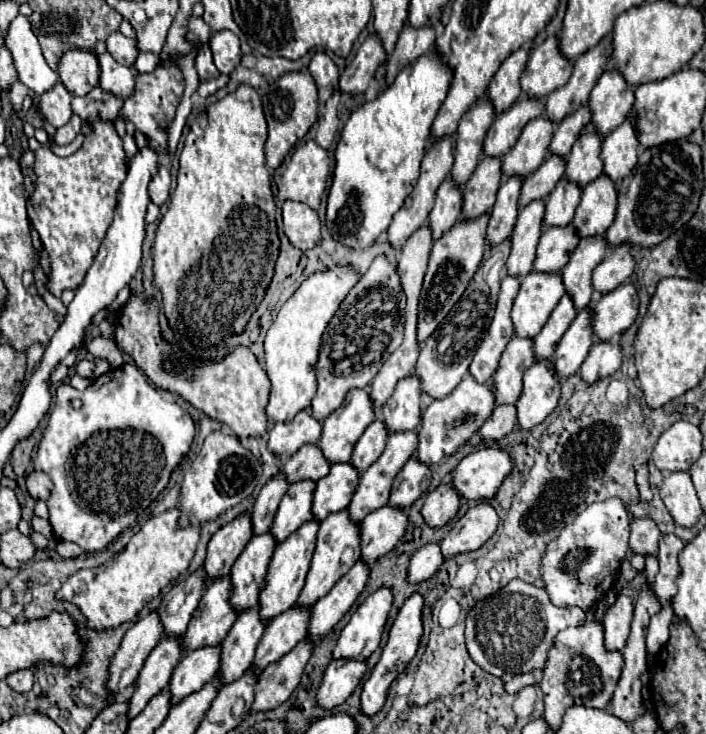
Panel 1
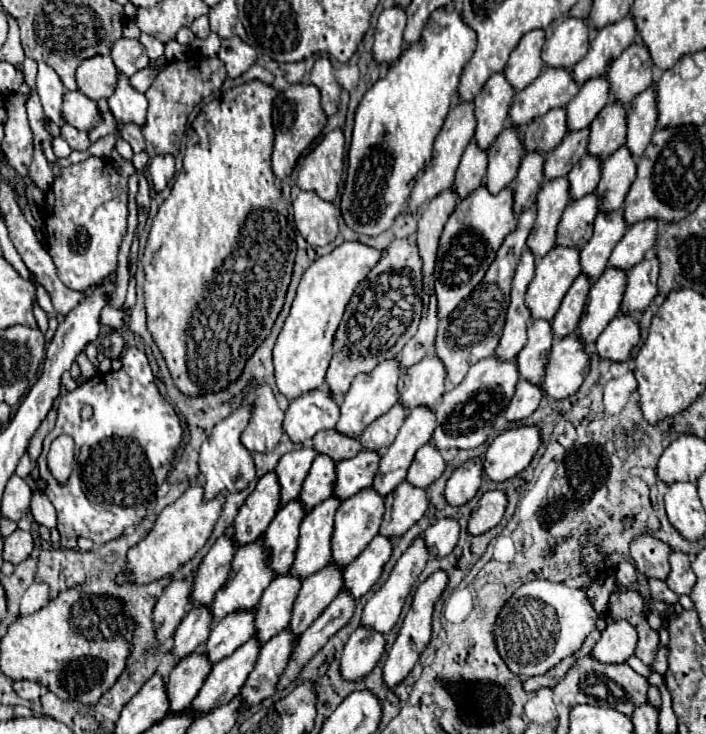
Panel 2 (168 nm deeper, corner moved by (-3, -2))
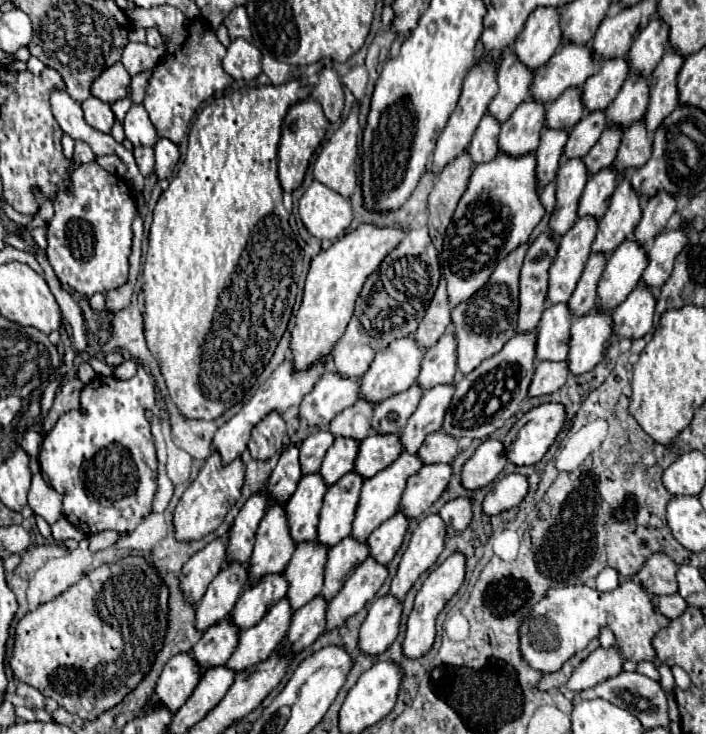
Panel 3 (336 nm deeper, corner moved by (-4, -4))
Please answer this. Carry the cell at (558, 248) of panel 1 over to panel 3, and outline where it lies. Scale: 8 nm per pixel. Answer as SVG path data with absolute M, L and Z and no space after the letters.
M612 167L592 175L578 201L578 219L582 217L600 219L610 205L610 195L614 193L616 185L618 185L618 177L614 175Z

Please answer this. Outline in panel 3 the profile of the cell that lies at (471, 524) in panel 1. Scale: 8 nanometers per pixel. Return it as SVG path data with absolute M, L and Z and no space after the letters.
M510 473L504 479L500 479L498 483L494 483L492 489L486 493L486 497L482 501L482 511L484 511L484 515L494 517L506 509L520 505L520 501L526 497L526 493L528 493L526 477L518 475L518 473Z

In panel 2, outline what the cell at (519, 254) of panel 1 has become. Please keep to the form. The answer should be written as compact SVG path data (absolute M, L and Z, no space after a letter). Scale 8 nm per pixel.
M557 177L543 181L537 195L537 221L527 239L527 247L543 257L555 247L555 233L561 221L561 213L569 203L569 181L567 177Z

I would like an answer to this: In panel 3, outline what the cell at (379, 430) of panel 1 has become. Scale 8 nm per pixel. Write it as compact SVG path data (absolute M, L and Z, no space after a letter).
M412 385L402 395L394 395L394 399L386 399L374 407L372 417L372 431L380 435L398 435L402 427L406 427L406 421L416 411L422 397L422 389L418 385Z

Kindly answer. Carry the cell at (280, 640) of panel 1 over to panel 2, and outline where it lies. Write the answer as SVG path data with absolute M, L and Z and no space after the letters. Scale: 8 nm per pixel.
M329 563L325 565L325 569L313 573L313 577L307 577L293 607L293 617L289 623L291 631L295 635L303 633L339 595L341 587L343 587L343 567L339 567L337 563Z

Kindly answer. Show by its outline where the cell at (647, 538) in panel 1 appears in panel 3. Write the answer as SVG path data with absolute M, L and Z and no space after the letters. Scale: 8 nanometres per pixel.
M654 553L638 571L638 579L652 595L672 595L678 591L676 569L678 565L666 553Z

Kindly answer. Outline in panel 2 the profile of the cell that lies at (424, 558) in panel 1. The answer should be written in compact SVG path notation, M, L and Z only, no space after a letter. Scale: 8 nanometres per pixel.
M451 517L437 519L423 533L425 543L429 547L429 553L433 557L443 557L443 555L451 553L453 547L457 545L457 541L459 541L459 531L461 531L461 527L459 527L457 519L451 519Z

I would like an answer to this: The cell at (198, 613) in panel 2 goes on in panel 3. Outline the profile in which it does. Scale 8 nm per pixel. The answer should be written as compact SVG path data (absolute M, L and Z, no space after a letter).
M224 565L222 571L208 585L206 595L196 605L196 623L194 627L204 633L208 627L226 619L242 595L246 583L246 565Z

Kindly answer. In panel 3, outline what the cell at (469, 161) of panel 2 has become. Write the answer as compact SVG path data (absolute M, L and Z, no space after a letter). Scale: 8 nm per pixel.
M484 115L468 147L468 155L472 157L474 165L492 161L498 155L498 131L500 131L498 121L490 115Z

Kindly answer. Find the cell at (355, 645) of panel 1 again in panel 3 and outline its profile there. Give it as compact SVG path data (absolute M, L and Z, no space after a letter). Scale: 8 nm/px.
M428 515L418 523L418 527L412 533L412 539L408 543L408 549L402 555L400 567L396 577L390 585L390 595L402 601L408 593L408 589L416 583L416 579L436 563L438 555L444 549L446 539L446 527L440 519L440 515Z

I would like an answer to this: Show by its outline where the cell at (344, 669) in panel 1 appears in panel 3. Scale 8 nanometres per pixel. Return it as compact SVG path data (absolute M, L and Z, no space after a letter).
M392 595L376 599L370 605L368 617L360 627L360 639L358 639L360 651L364 655L384 653L398 635L400 615L402 615L402 603L396 601Z

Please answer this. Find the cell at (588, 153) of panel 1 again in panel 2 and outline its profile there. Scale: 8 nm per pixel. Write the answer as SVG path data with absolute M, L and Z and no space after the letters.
M609 101L591 123L589 153L605 159L613 151L617 151L625 143L625 117L627 107L621 101Z

